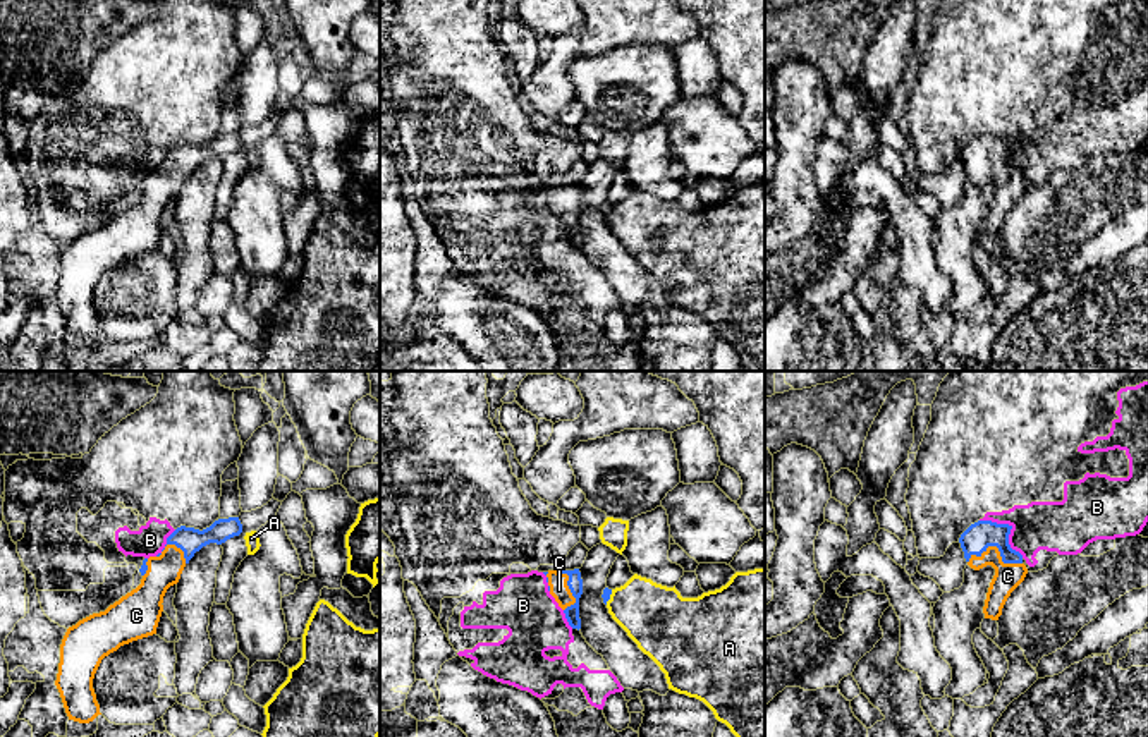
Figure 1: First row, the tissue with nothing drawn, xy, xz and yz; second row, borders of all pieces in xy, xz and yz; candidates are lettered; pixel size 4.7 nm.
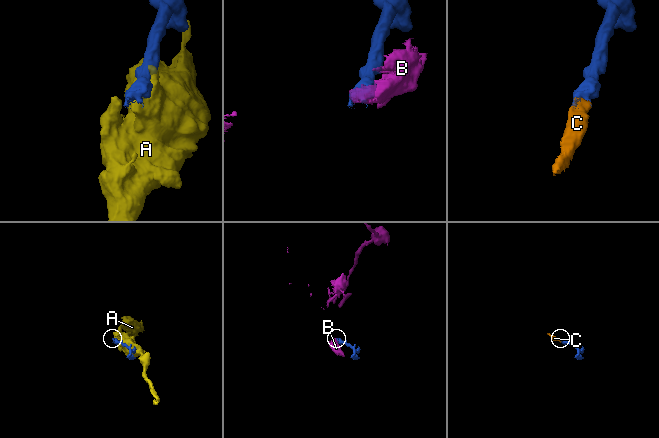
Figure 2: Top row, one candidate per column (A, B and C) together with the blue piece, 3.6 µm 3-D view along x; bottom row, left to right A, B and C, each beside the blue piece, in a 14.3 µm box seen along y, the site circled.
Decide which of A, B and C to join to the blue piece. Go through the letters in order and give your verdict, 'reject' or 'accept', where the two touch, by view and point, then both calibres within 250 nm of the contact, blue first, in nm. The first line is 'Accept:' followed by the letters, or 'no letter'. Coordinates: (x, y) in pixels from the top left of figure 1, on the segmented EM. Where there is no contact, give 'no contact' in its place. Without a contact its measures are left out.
Accept: C
A: reject; meets blue in xz at (609, 596); 40 nm thick on the blue side, 300 nm on the other
B: reject; meets blue in yz at (1011, 528); 140 nm thick on the blue side, 240 nm on the other
C: accept; meets blue in yz at (999, 550); 140 nm thick on the blue side, 130 nm on the other

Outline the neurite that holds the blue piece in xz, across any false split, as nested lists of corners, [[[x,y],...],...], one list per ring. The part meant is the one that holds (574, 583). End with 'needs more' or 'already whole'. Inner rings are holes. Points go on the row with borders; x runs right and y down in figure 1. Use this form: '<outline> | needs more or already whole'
[[[579,569],[543,572],[547,576],[548,591],[564,610],[565,618],[572,629],[581,629],[579,598],[583,594],[583,579]]] | needs more

